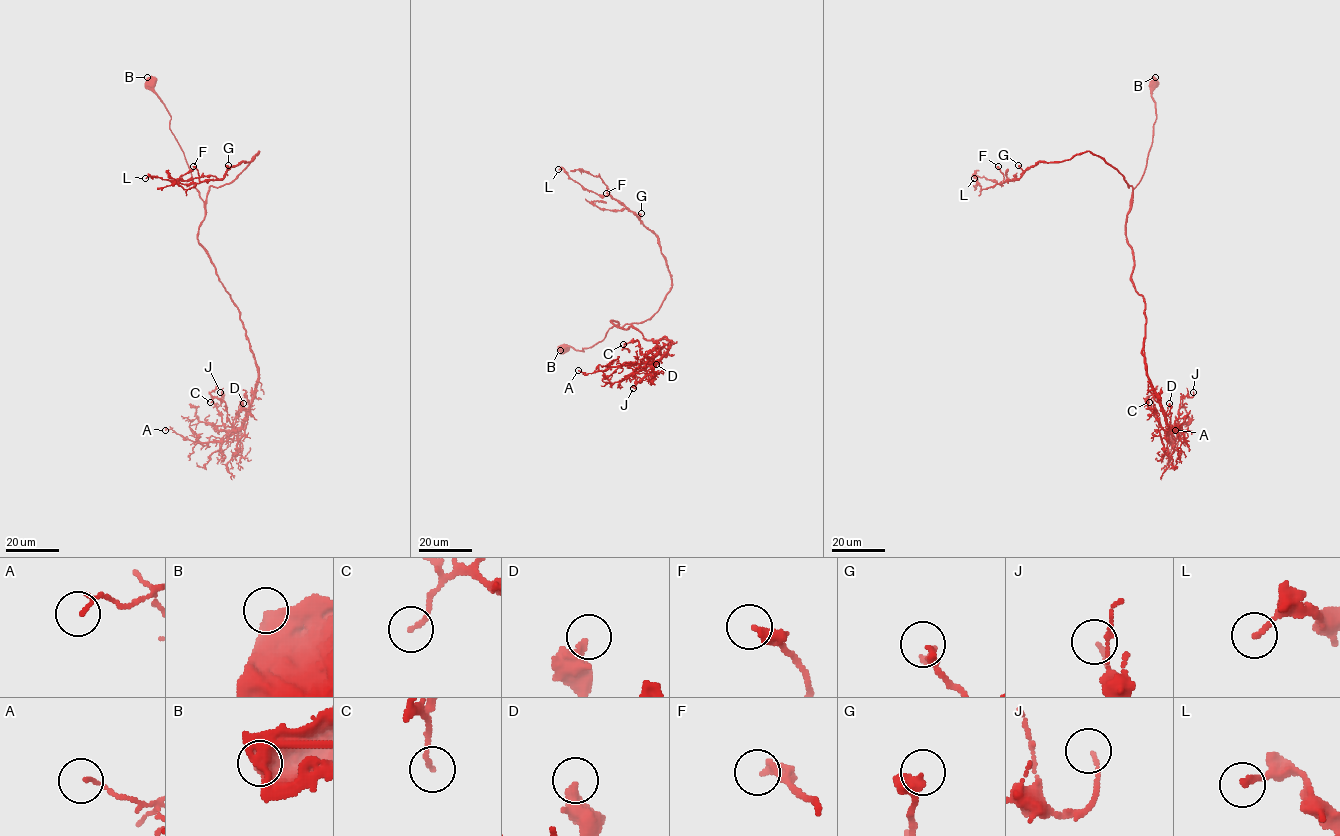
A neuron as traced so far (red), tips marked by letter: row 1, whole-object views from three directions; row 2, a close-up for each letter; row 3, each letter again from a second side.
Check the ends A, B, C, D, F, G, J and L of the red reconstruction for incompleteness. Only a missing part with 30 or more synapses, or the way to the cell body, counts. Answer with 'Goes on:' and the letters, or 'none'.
Goes on: none

